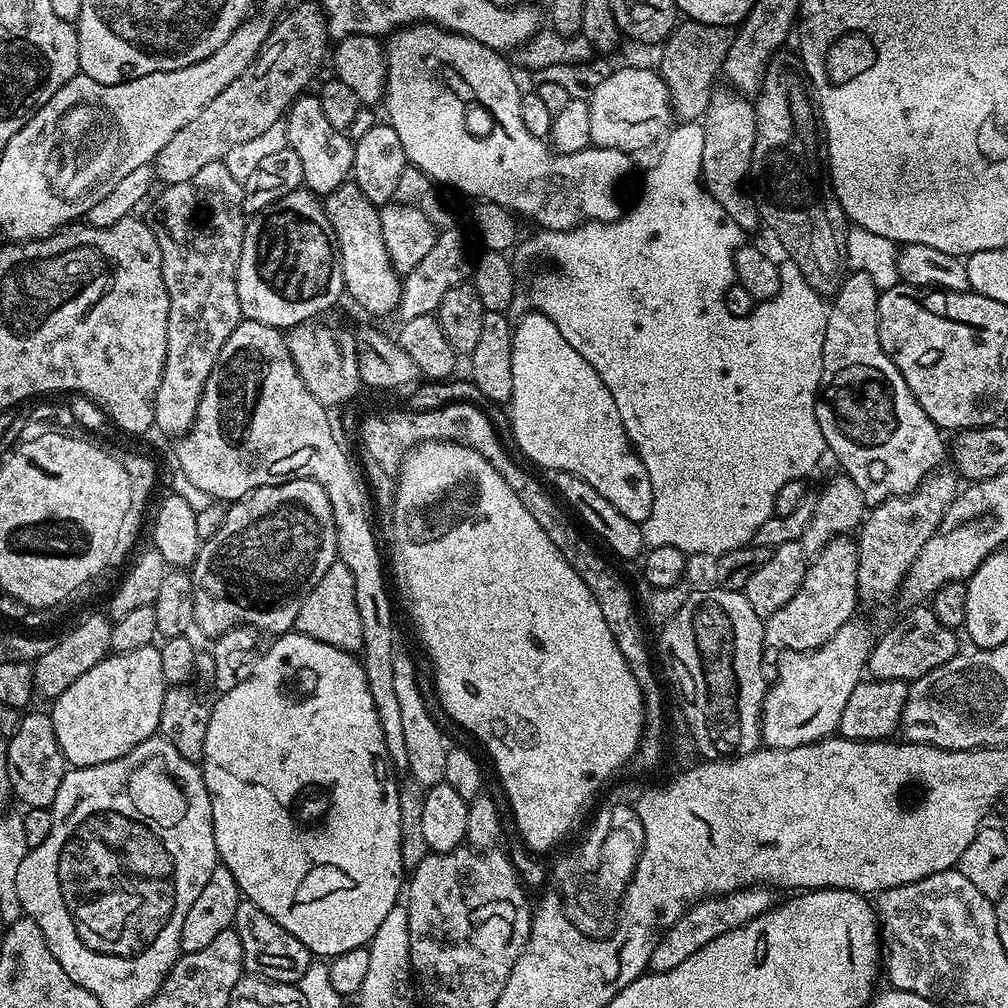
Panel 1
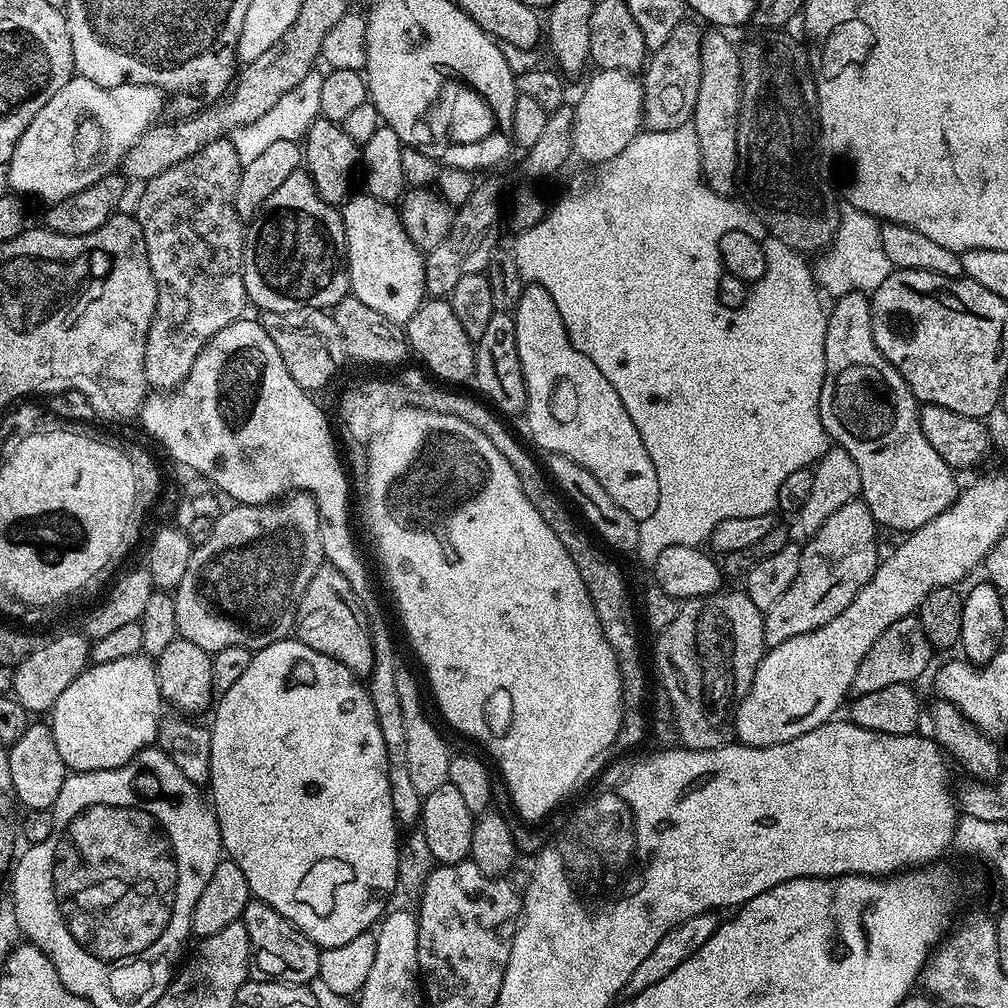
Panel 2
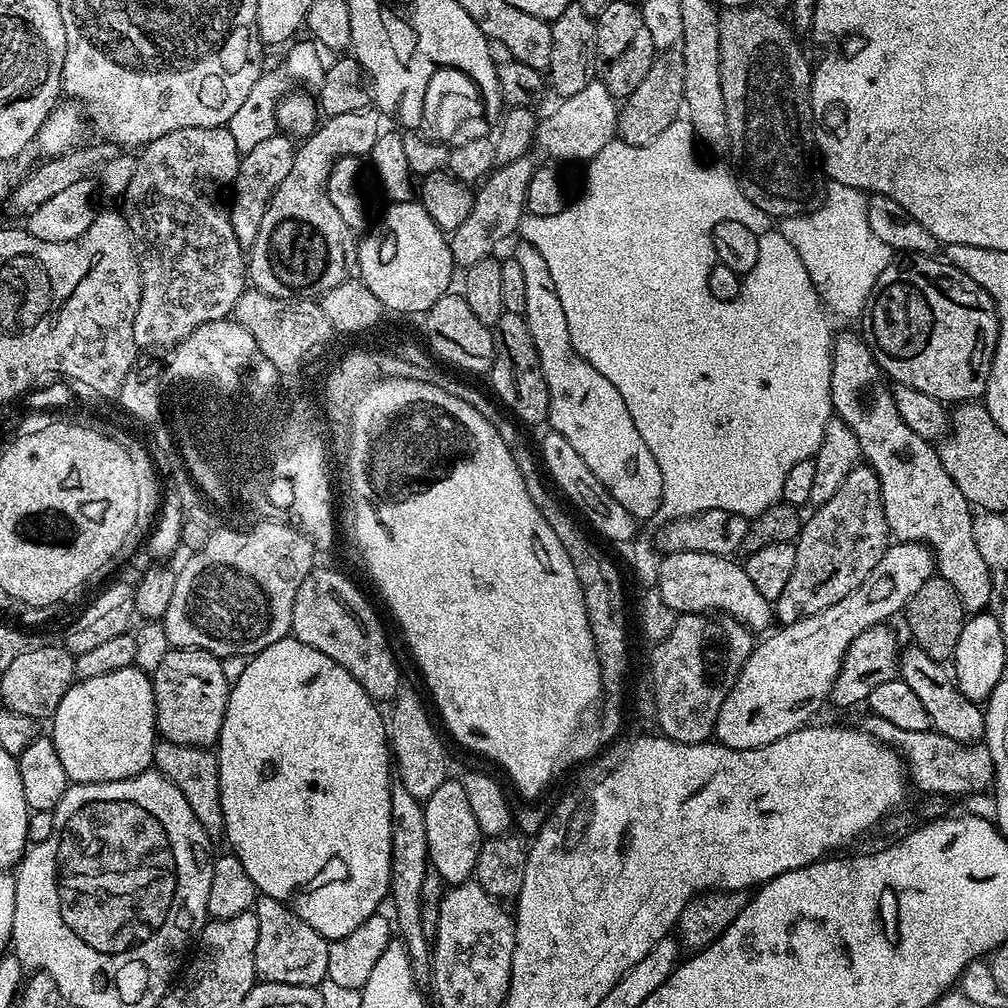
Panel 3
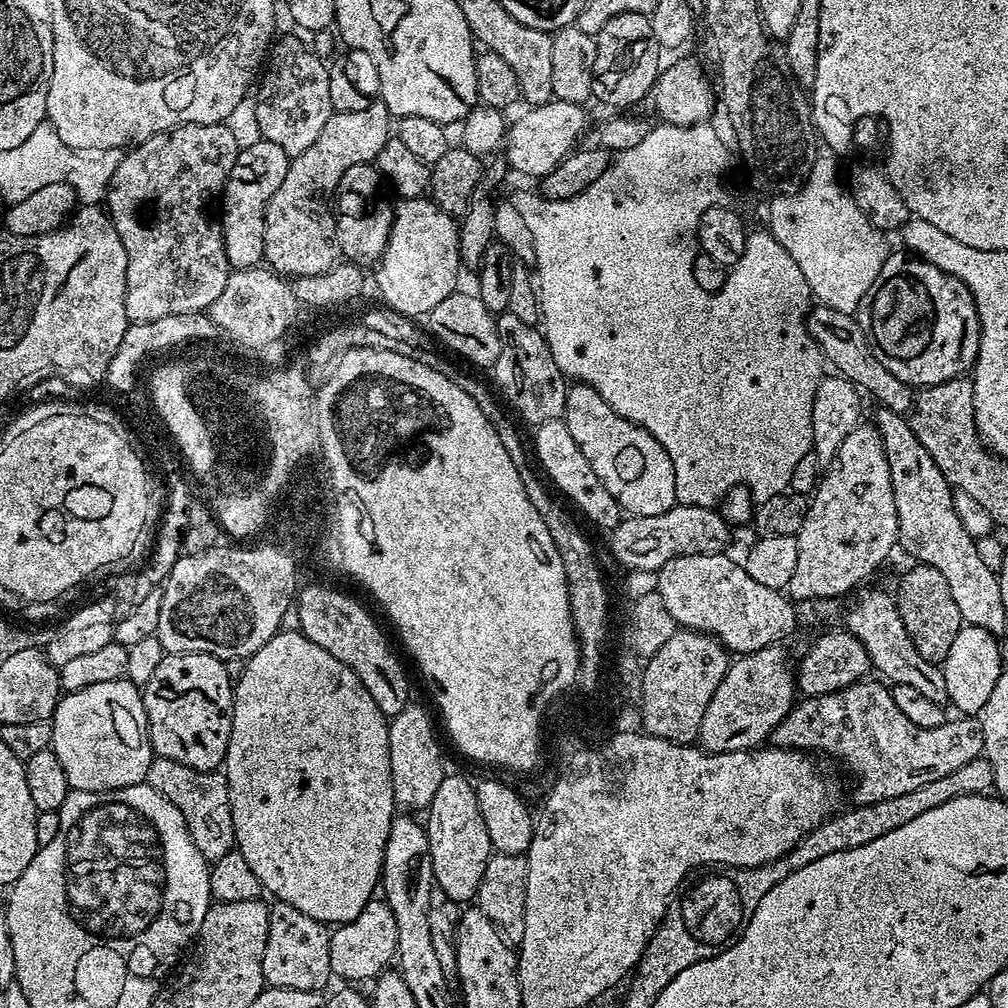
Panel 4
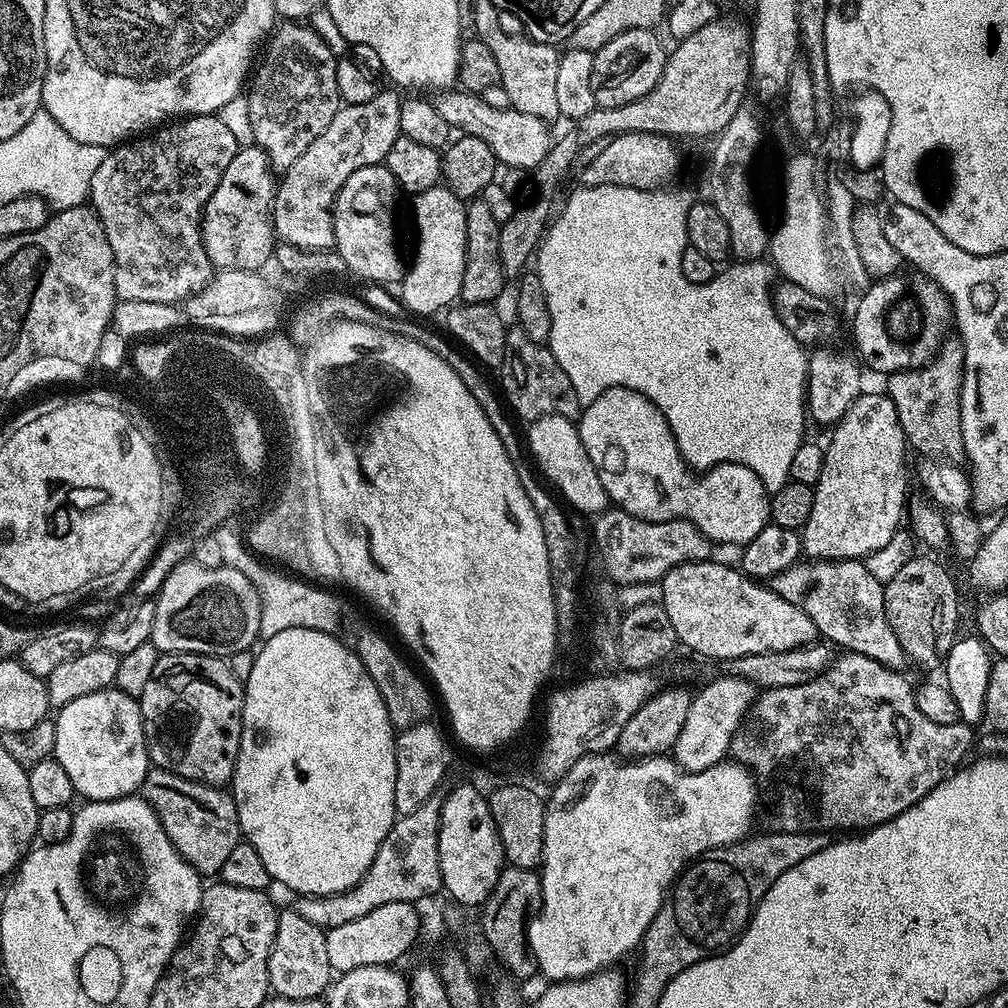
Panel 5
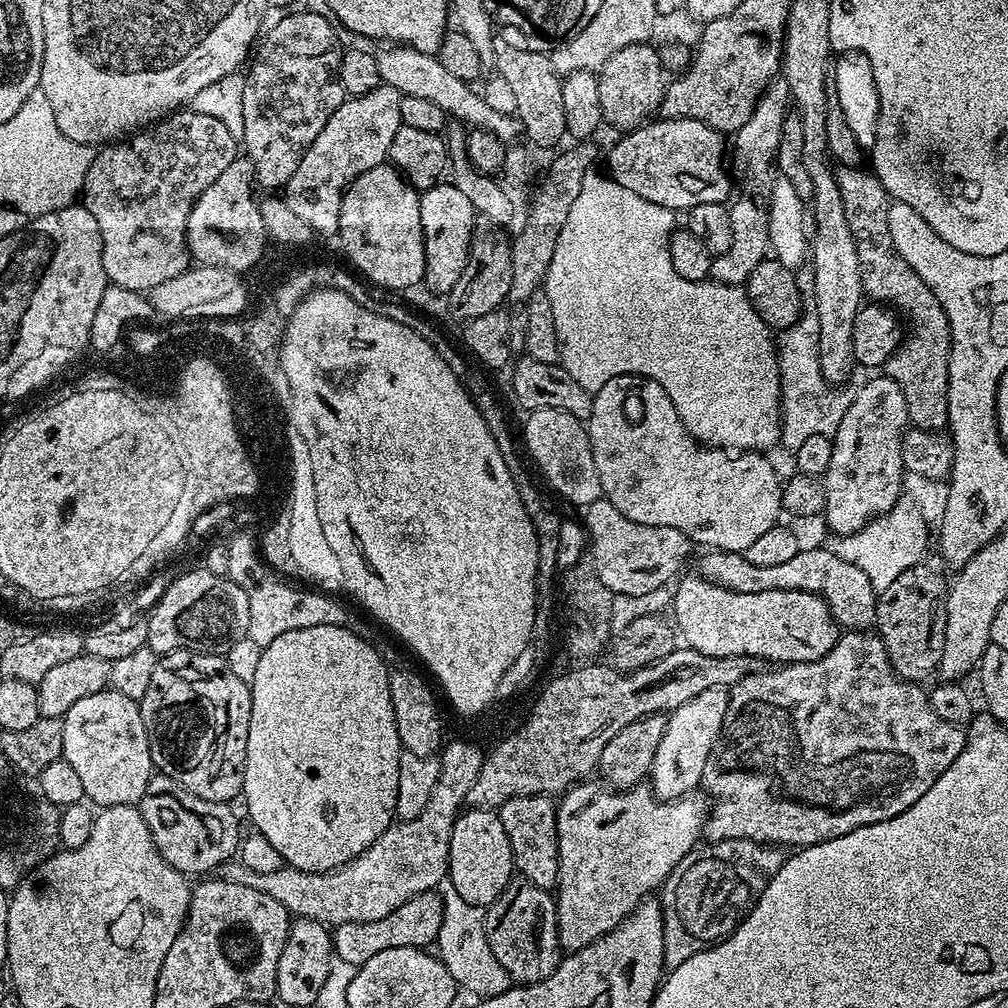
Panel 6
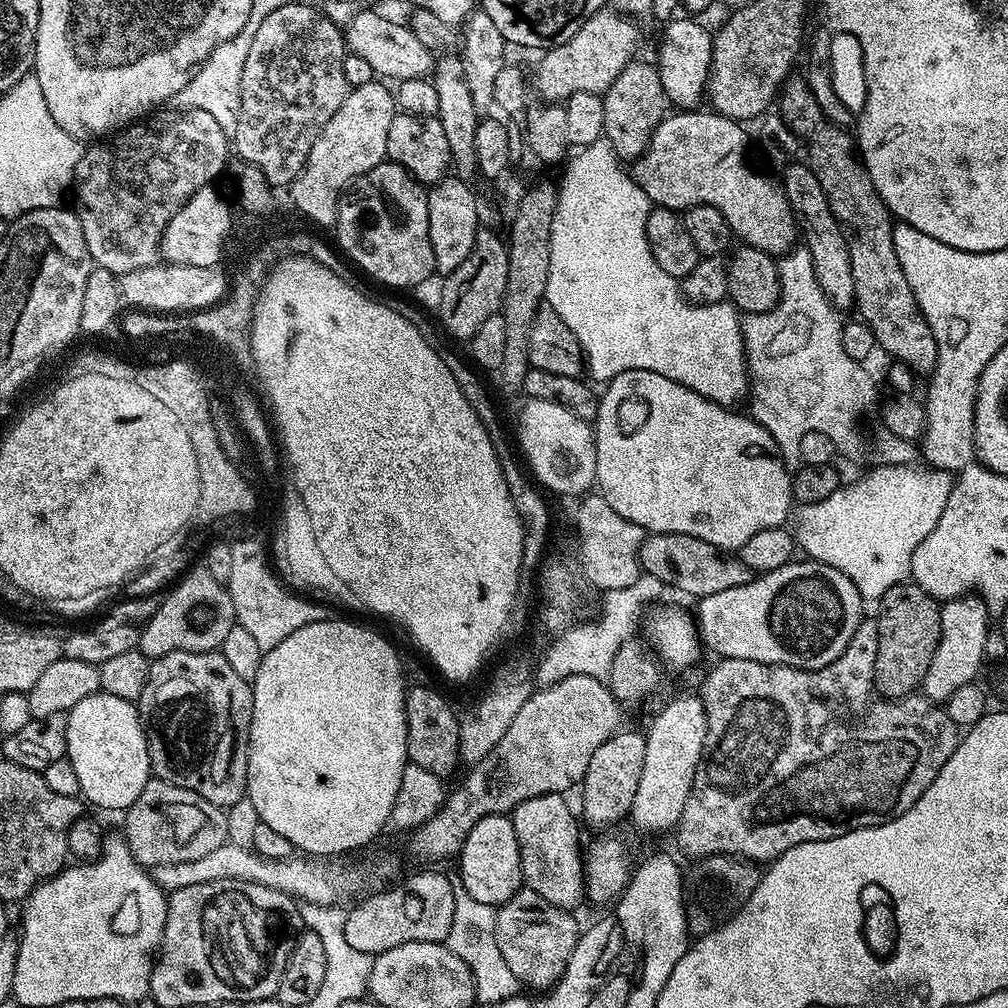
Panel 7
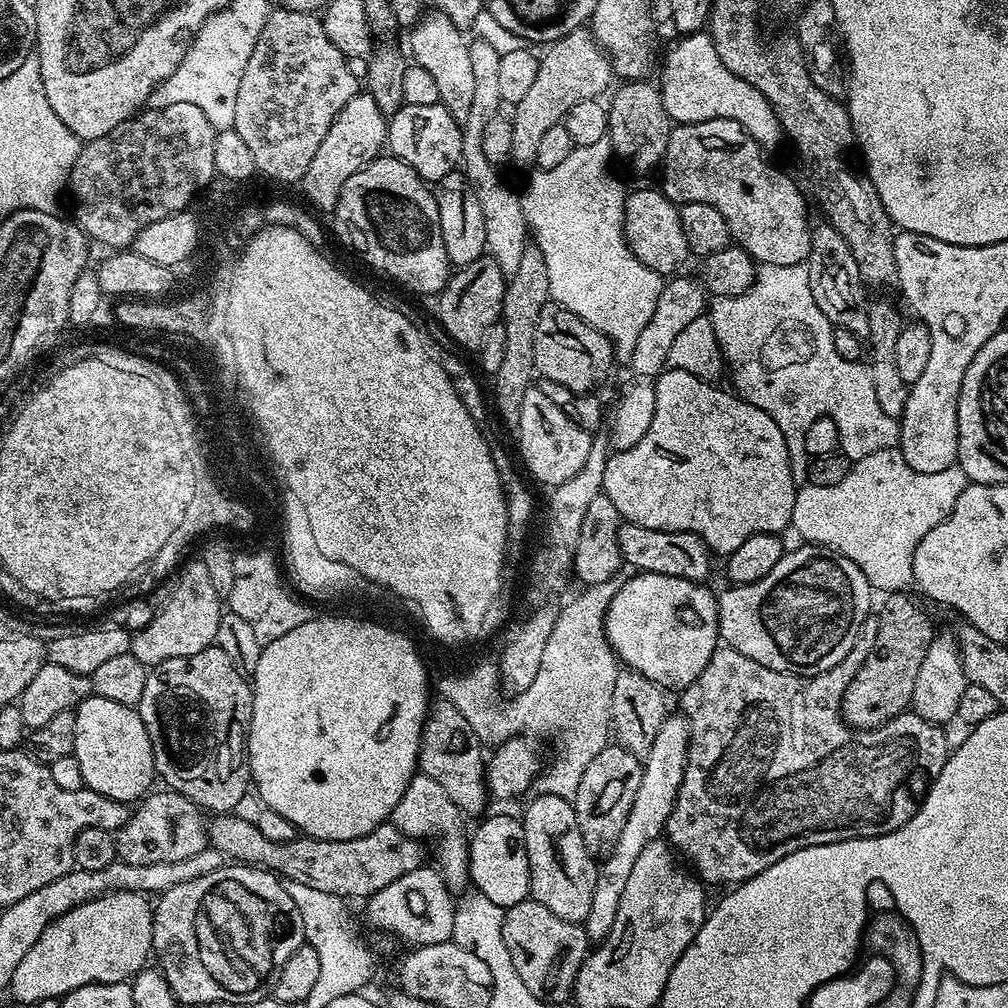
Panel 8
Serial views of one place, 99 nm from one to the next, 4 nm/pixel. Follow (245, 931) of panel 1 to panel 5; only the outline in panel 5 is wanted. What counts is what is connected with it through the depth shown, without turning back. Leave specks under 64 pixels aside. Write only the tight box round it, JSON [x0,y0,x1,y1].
[268,910,334,1000]

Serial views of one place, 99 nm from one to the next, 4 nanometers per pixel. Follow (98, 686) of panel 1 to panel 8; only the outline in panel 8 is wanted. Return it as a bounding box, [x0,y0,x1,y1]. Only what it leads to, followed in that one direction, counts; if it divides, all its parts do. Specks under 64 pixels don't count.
[74,694,156,801]

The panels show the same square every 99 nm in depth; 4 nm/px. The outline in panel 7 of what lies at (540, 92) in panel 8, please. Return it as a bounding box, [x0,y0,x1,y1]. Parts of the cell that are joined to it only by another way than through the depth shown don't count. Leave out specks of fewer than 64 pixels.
[536,6,640,102]

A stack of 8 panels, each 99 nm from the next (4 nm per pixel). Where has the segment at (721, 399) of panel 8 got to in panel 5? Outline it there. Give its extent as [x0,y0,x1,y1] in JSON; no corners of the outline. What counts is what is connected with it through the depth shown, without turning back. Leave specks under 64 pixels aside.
[578,388,770,546]

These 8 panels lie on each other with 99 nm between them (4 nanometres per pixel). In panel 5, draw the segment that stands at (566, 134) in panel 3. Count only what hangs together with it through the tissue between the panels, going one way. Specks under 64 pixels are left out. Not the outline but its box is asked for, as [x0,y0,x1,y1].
[434,90,554,170]

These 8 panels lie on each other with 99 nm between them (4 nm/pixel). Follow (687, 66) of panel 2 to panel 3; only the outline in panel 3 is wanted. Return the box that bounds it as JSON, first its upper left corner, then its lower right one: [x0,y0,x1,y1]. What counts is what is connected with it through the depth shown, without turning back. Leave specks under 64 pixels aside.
[617,49,685,145]

